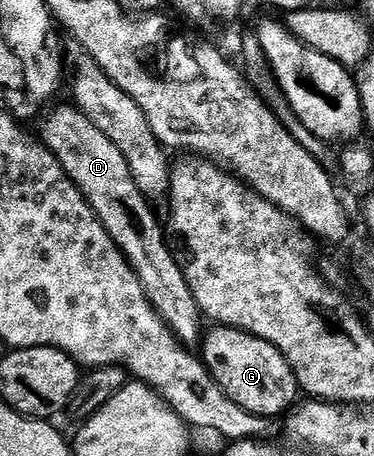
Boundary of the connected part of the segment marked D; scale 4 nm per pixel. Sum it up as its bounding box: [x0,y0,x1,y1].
[38,106,202,346]

